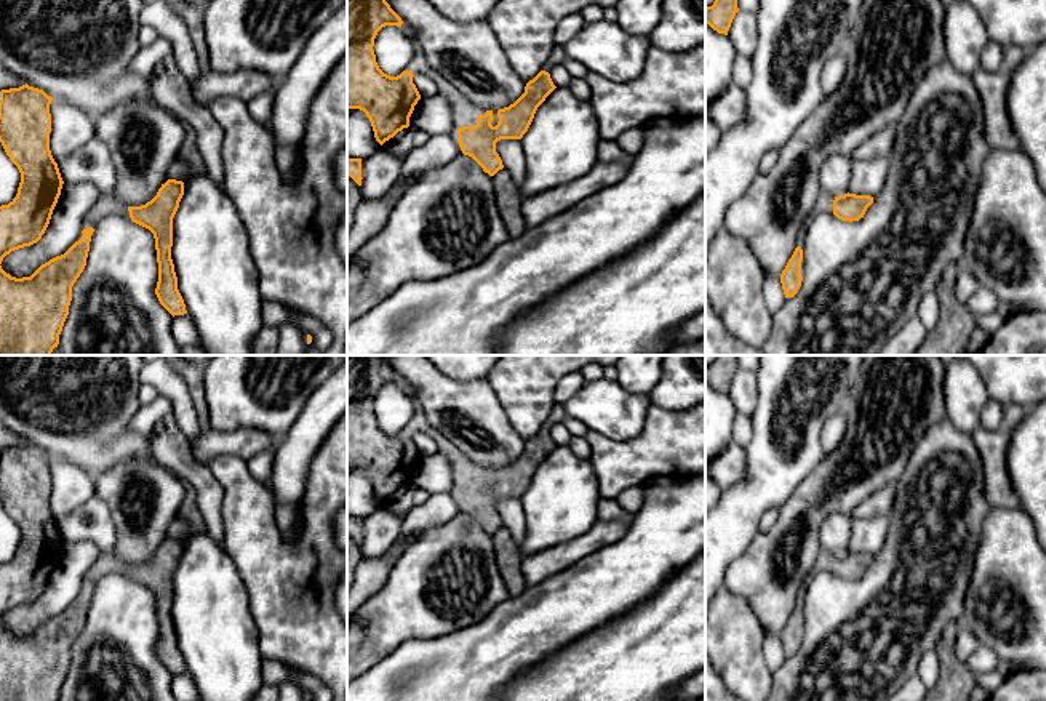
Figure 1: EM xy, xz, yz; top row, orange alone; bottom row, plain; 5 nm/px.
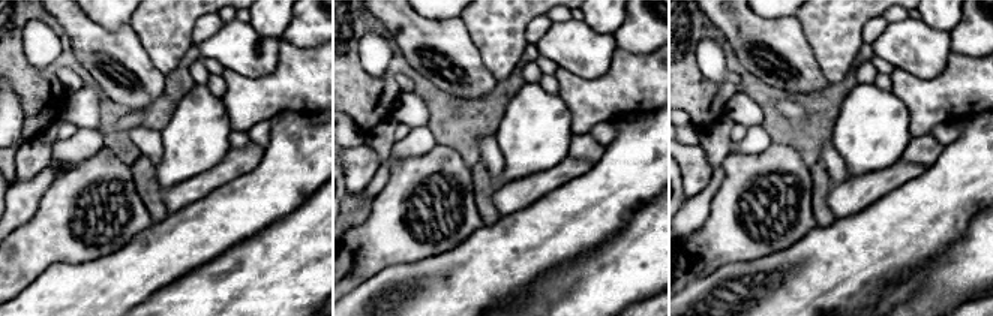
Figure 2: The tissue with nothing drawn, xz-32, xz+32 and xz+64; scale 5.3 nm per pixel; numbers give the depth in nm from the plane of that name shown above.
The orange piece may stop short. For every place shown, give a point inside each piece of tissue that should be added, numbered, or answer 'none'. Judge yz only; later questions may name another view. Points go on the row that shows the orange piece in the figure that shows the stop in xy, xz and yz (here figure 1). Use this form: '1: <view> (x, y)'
1: yz (824, 204)

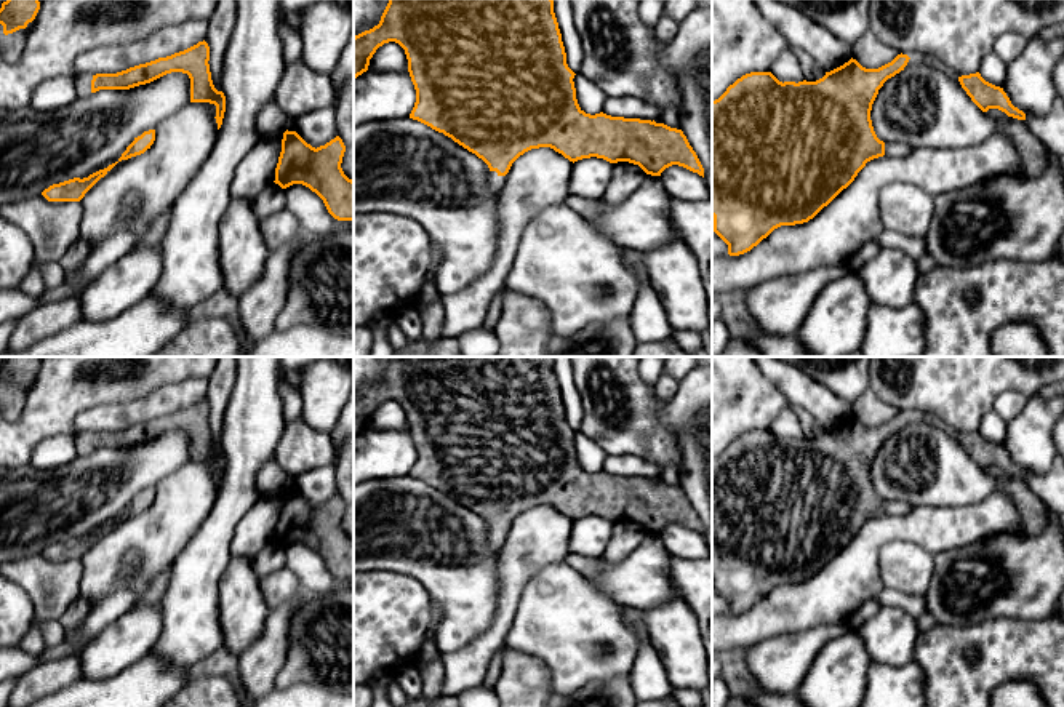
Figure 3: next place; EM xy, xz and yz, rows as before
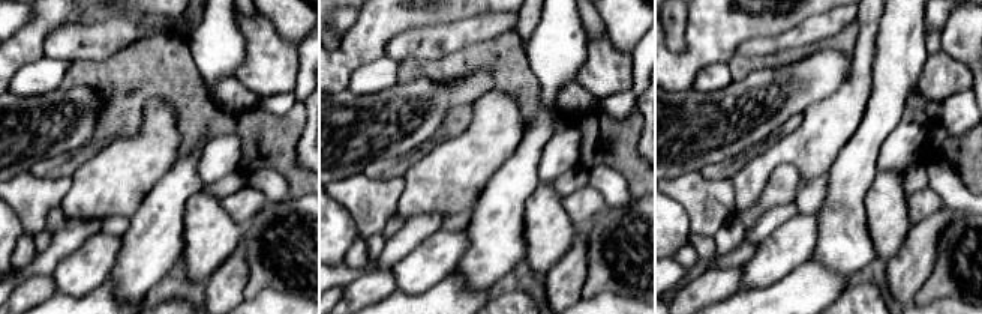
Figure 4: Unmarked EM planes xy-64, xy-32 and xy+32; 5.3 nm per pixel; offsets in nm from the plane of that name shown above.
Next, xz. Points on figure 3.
1: xz (495, 183)

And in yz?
1: yz (892, 149)

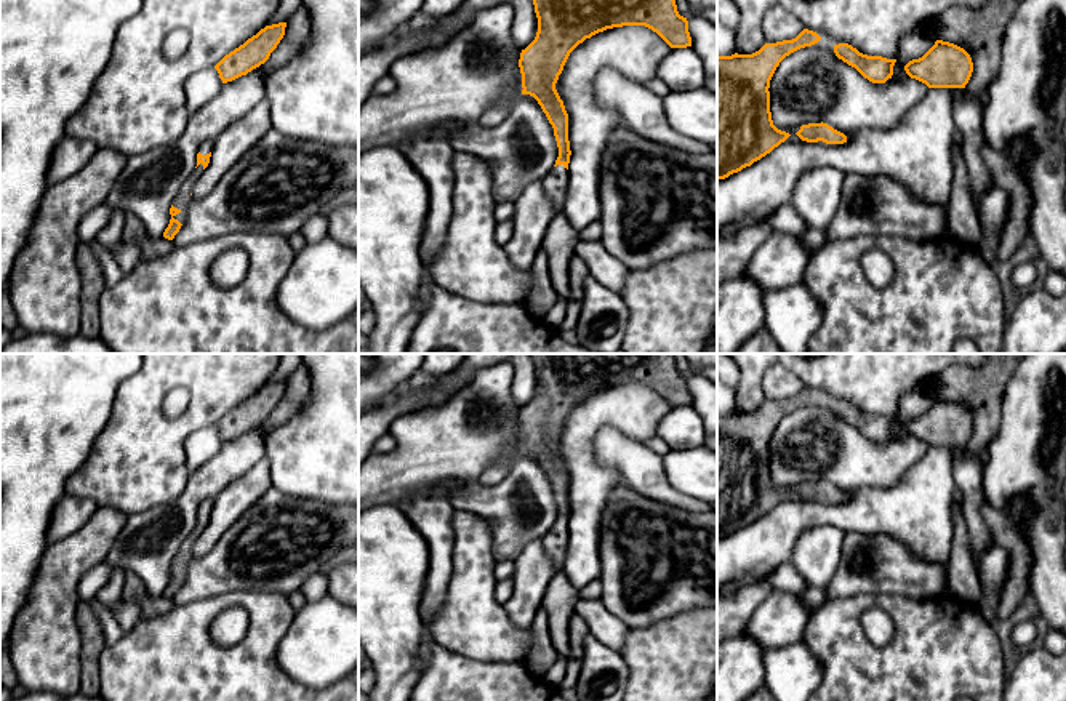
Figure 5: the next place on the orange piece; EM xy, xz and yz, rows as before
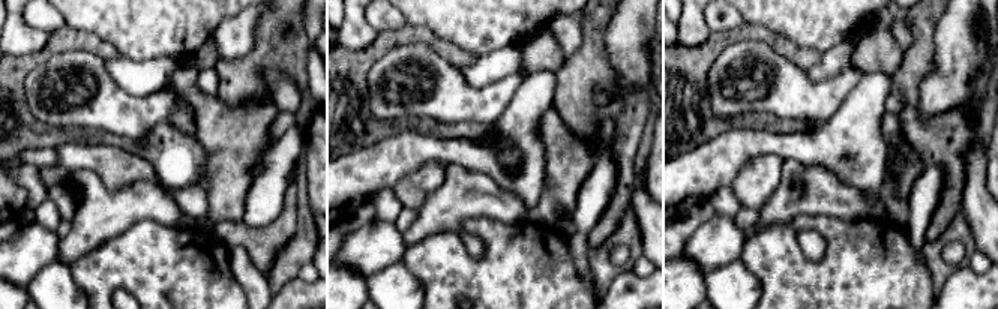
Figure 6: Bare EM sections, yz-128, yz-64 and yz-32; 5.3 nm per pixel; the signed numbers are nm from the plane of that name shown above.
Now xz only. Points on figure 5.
1: xz (554, 183)

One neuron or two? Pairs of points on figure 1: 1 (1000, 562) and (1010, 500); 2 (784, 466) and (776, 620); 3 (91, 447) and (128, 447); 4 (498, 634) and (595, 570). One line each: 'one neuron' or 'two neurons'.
1: two neurons
2: two neurons
3: one neuron
4: one neuron

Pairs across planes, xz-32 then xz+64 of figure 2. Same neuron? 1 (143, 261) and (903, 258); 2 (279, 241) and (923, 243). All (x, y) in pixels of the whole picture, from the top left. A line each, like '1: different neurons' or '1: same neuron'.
1: same neuron
2: different neurons

